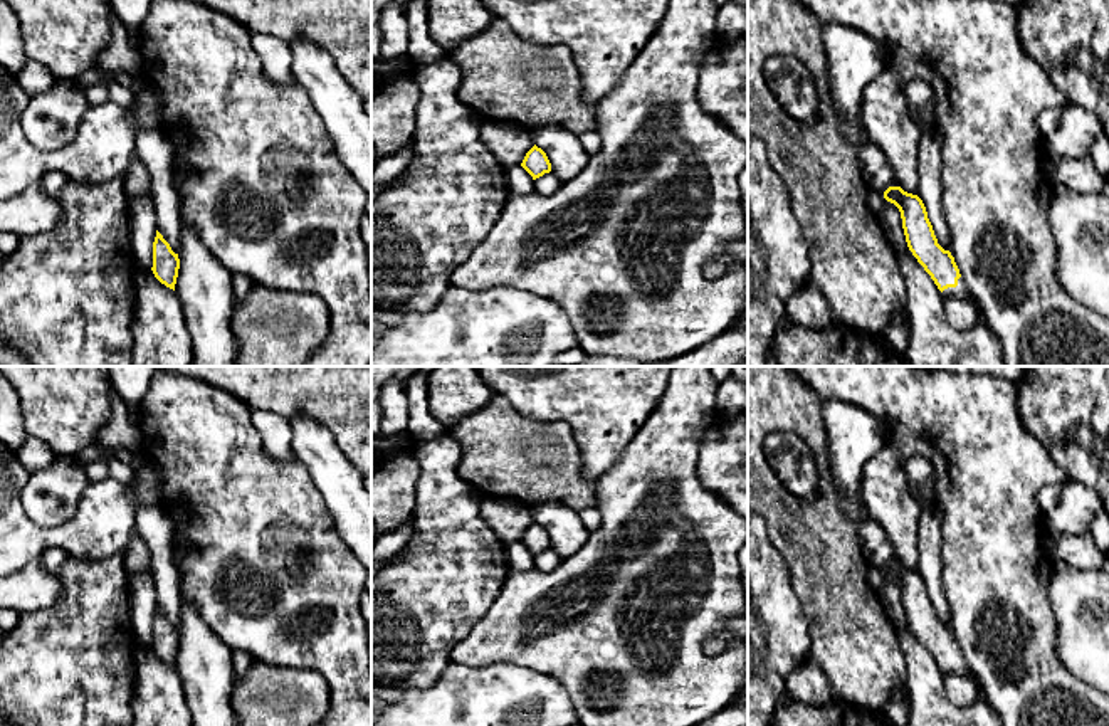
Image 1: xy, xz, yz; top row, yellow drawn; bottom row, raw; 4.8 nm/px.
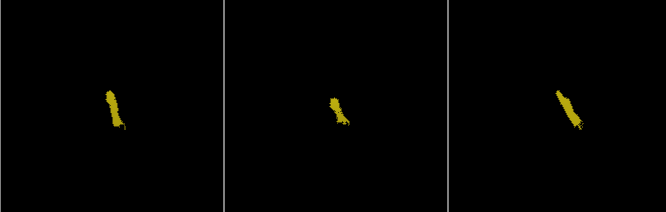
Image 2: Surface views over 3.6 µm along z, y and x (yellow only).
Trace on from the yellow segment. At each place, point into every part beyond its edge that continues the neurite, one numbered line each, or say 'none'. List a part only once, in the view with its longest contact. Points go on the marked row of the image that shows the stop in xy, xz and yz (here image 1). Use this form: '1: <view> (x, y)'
1: yz (933, 341)

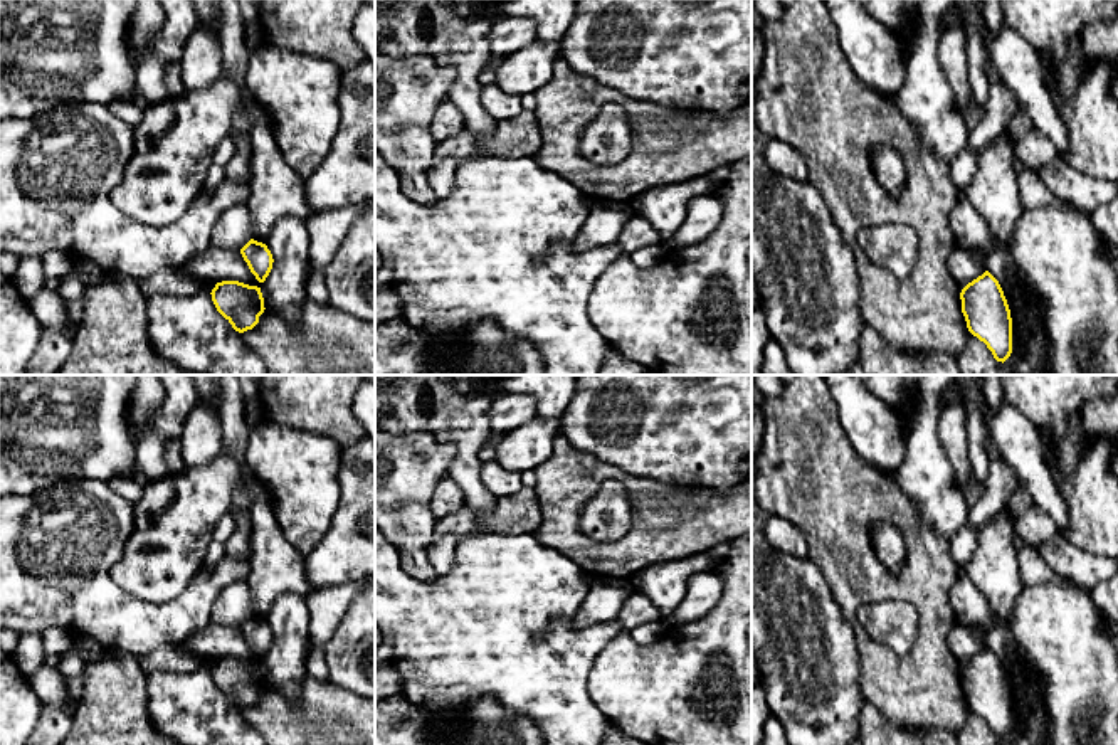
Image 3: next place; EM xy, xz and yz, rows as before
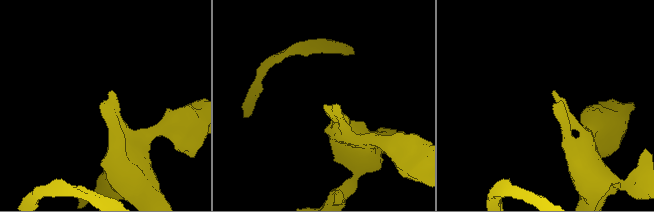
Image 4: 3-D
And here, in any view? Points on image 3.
none

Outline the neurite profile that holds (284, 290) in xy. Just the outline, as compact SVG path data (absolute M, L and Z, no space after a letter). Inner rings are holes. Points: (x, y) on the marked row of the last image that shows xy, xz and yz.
M282 217L271 229L264 244L272 254L272 269L261 286L264 306L289 325L299 325L306 304L309 277L309 235L304 219Z

